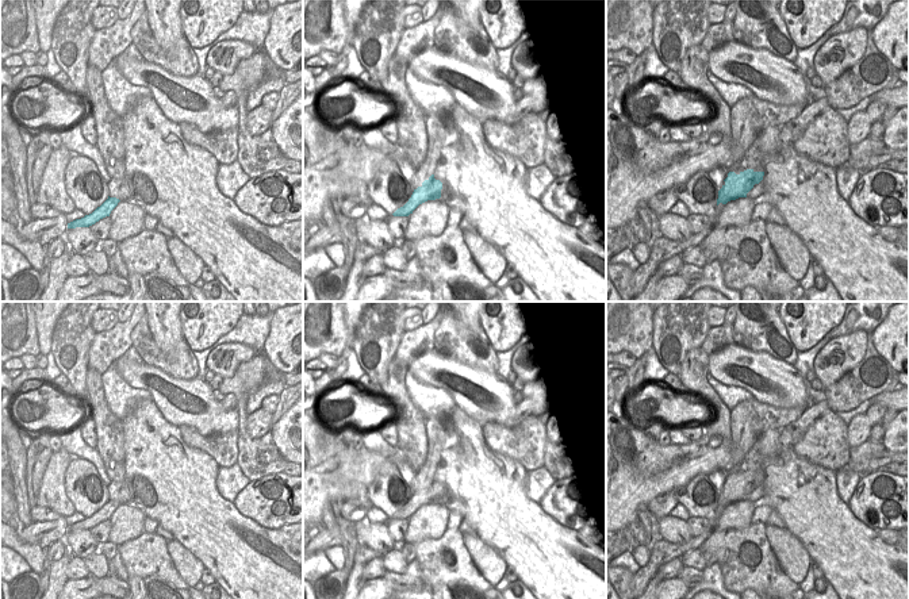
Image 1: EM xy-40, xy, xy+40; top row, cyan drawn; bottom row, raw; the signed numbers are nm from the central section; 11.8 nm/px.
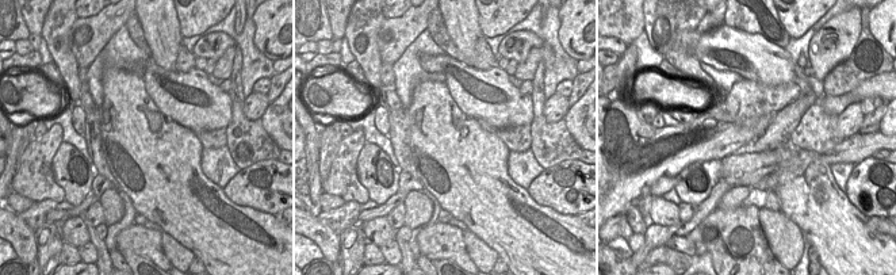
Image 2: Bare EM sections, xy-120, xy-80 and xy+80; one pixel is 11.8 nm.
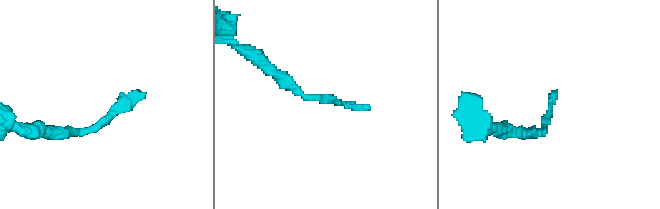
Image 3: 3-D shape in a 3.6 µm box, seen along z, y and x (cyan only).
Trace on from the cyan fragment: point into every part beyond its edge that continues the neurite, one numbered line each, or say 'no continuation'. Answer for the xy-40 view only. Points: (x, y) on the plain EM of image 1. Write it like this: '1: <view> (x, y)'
no continuation

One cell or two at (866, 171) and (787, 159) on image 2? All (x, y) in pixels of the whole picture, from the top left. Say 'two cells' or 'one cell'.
two cells

